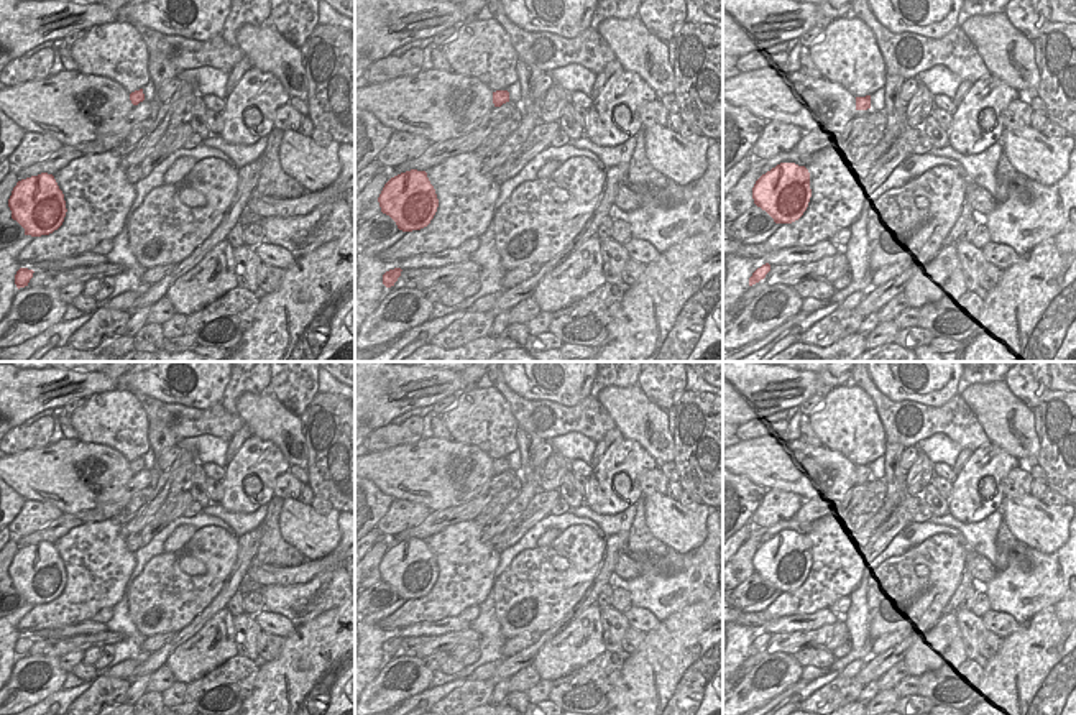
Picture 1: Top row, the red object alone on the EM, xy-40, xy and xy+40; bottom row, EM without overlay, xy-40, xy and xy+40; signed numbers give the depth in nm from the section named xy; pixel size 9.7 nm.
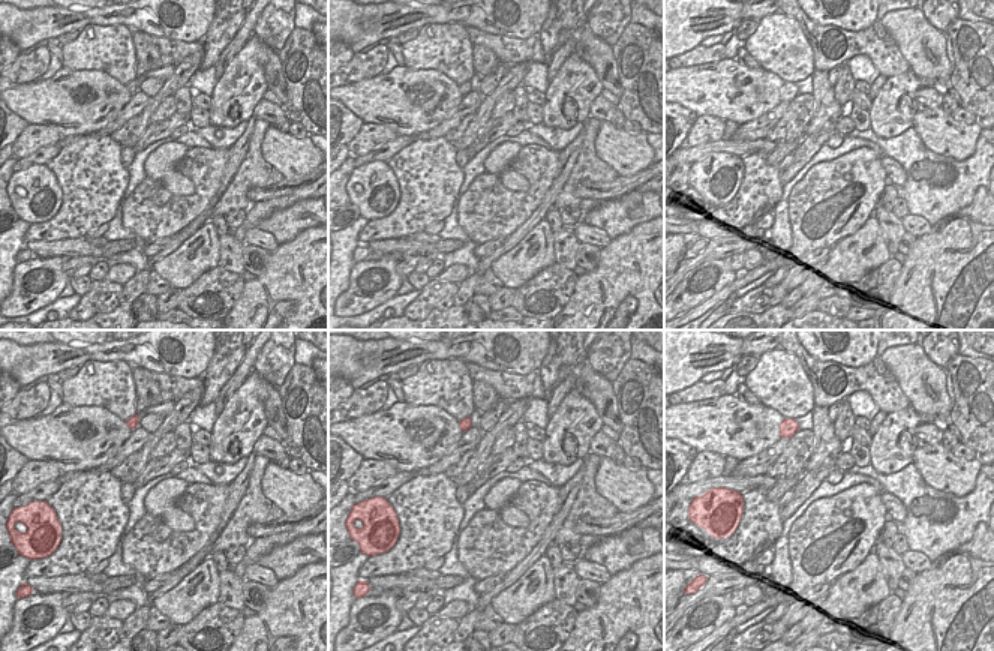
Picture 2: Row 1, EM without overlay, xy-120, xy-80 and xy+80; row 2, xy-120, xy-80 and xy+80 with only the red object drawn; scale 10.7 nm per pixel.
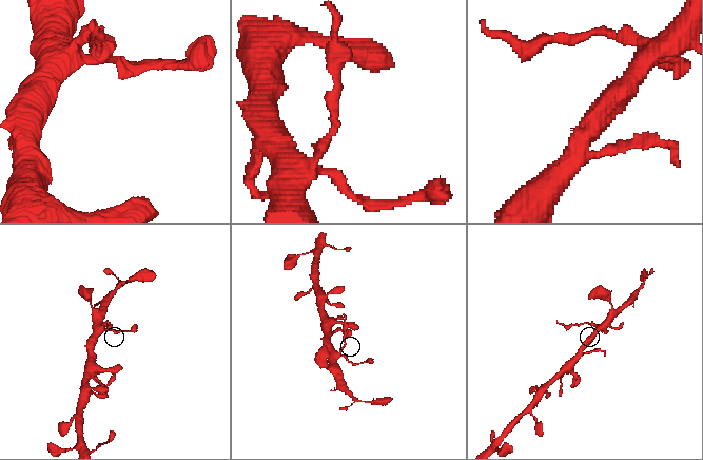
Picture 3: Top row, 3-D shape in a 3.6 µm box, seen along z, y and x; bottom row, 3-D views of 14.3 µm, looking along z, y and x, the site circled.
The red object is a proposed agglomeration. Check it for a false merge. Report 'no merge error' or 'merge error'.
merge error

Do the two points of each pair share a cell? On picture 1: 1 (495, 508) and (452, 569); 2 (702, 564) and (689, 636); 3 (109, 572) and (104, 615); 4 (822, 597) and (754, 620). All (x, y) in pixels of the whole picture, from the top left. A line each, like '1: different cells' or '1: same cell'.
1: different cells
2: different cells
3: different cells
4: same cell

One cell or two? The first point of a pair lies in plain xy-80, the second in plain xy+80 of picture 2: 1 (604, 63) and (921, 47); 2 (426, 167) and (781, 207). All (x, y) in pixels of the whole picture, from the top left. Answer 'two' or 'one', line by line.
1: one
2: two

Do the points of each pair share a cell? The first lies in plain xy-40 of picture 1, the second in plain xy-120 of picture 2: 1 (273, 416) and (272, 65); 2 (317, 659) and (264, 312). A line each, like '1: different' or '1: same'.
1: same
2: same

